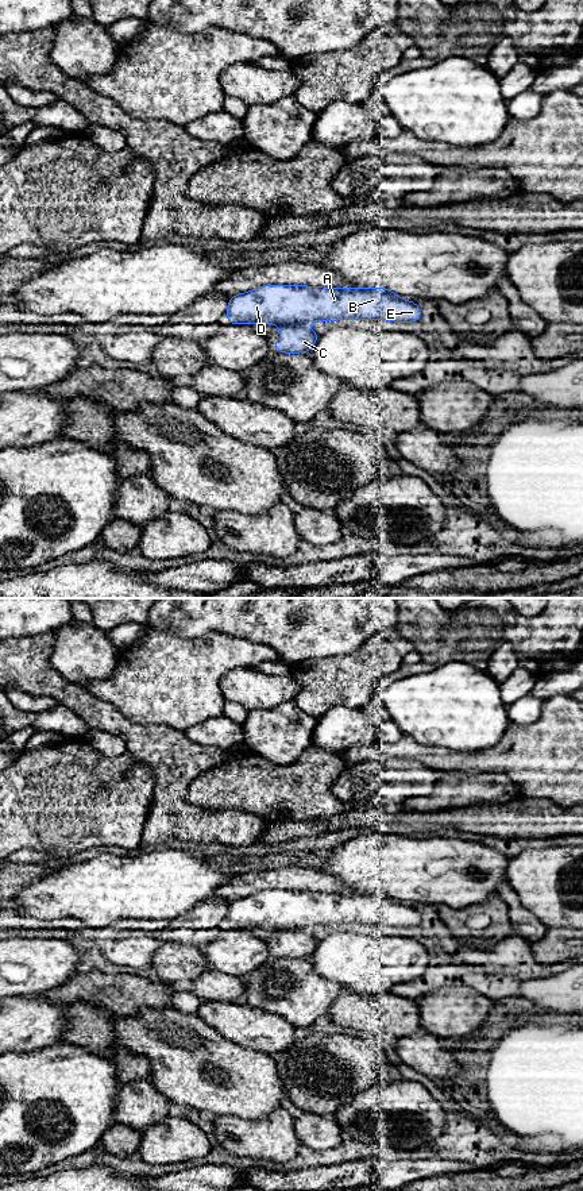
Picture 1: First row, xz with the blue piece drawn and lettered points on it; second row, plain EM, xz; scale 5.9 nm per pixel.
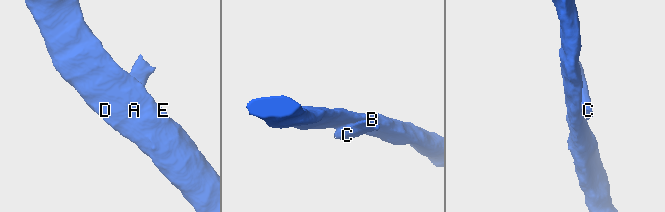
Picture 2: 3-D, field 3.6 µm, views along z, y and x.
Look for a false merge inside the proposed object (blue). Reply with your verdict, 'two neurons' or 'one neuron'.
two neurons

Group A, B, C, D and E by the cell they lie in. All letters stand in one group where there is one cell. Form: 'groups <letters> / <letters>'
groups A B D E / C

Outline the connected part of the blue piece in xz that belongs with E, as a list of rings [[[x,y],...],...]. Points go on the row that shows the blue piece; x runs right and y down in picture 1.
[[[263,285],[229,297],[229,324],[270,323],[294,325],[320,320],[418,321],[417,302],[402,300],[386,288],[344,289],[304,285]]]

